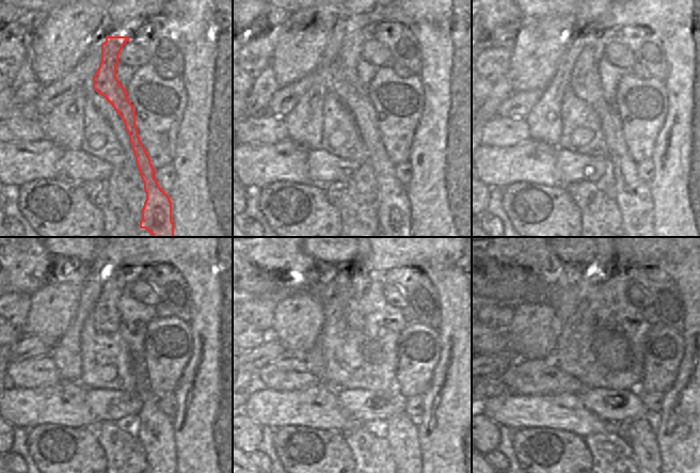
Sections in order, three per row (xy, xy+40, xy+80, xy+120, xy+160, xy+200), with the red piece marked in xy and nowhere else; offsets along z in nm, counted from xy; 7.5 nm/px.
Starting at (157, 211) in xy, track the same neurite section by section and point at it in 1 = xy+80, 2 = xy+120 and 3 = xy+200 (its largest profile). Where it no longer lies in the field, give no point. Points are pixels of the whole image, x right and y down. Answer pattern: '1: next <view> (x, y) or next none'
1: next xy+80 (633, 195)
2: next xy+120 (154, 429)
3: next xy+200 (641, 436)

